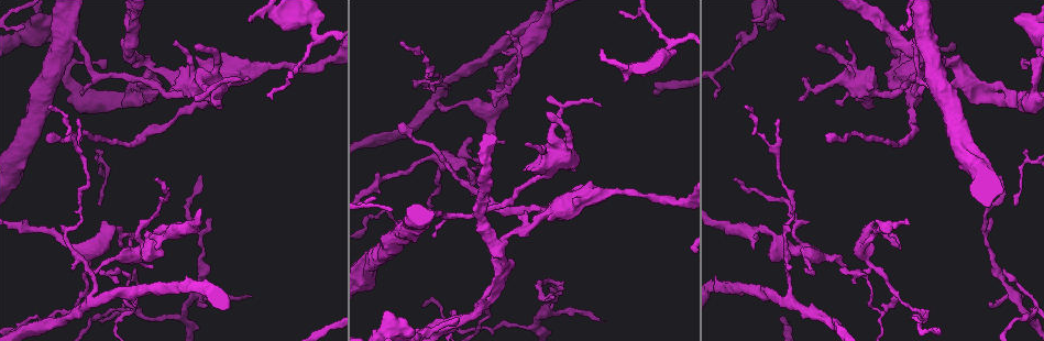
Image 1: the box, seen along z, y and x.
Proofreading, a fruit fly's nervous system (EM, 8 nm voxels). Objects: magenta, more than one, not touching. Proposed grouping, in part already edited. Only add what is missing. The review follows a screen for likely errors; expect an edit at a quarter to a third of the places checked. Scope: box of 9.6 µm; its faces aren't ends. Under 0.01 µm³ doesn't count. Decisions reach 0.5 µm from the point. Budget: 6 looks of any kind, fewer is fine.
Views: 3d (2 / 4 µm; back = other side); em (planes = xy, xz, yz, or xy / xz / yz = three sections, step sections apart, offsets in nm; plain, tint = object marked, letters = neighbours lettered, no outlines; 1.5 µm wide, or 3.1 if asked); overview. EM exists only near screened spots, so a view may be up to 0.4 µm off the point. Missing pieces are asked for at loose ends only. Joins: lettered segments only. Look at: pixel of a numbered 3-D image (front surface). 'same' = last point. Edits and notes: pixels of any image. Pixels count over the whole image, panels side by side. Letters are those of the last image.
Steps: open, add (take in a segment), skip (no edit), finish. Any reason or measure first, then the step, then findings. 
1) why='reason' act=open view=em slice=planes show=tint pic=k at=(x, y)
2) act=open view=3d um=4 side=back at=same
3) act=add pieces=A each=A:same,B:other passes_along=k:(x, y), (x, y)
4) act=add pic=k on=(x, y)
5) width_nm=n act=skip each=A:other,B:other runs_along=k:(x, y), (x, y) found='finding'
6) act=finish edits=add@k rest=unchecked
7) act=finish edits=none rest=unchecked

why='branch stops here' act=open view=3d um=2 pic=1 at=(808, 78)

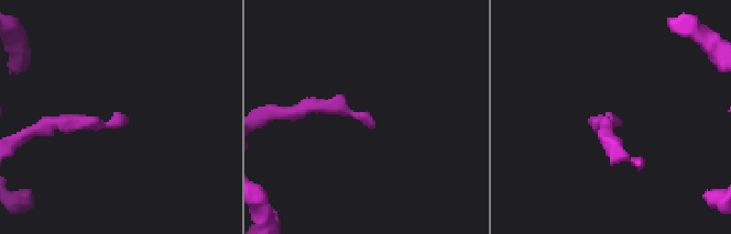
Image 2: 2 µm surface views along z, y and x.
act=open view=em slice=xy step=4 show=letters pic=2 at=(127, 116)

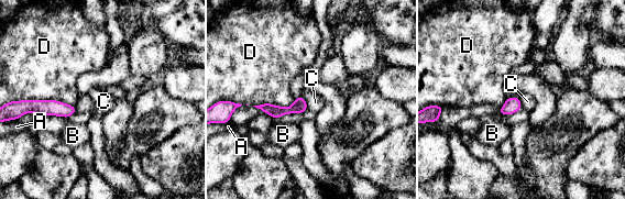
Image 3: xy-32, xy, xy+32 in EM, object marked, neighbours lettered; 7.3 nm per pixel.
act=open view=em slice=xz step=8 show=letters at=same

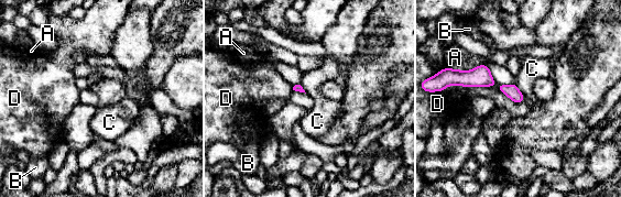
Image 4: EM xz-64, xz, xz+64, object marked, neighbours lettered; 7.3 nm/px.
act=skip each=A:other,B:other,C:other,D:other runs_along=4:(458, 78), (483, 78), (521, 98) found='none of them fits'

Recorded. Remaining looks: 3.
why='free end' act=open view=3d um=2 pic=1 at=(195, 48)

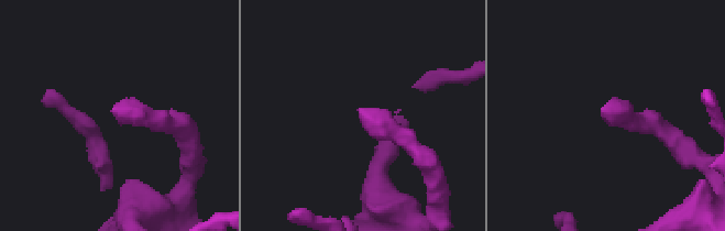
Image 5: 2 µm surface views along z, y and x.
act=open view=em slice=planes show=letters pic=5 at=(117, 107)

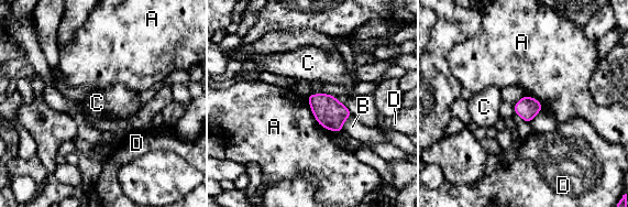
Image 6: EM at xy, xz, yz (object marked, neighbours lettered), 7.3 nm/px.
act=skip each=A:other,B:other,C:other,D:other border=6:(307, 96), (315, 119), (334, 131) found='no lettered segment goes on from it'

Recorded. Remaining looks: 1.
act=finish edits=none rest=unchecked

